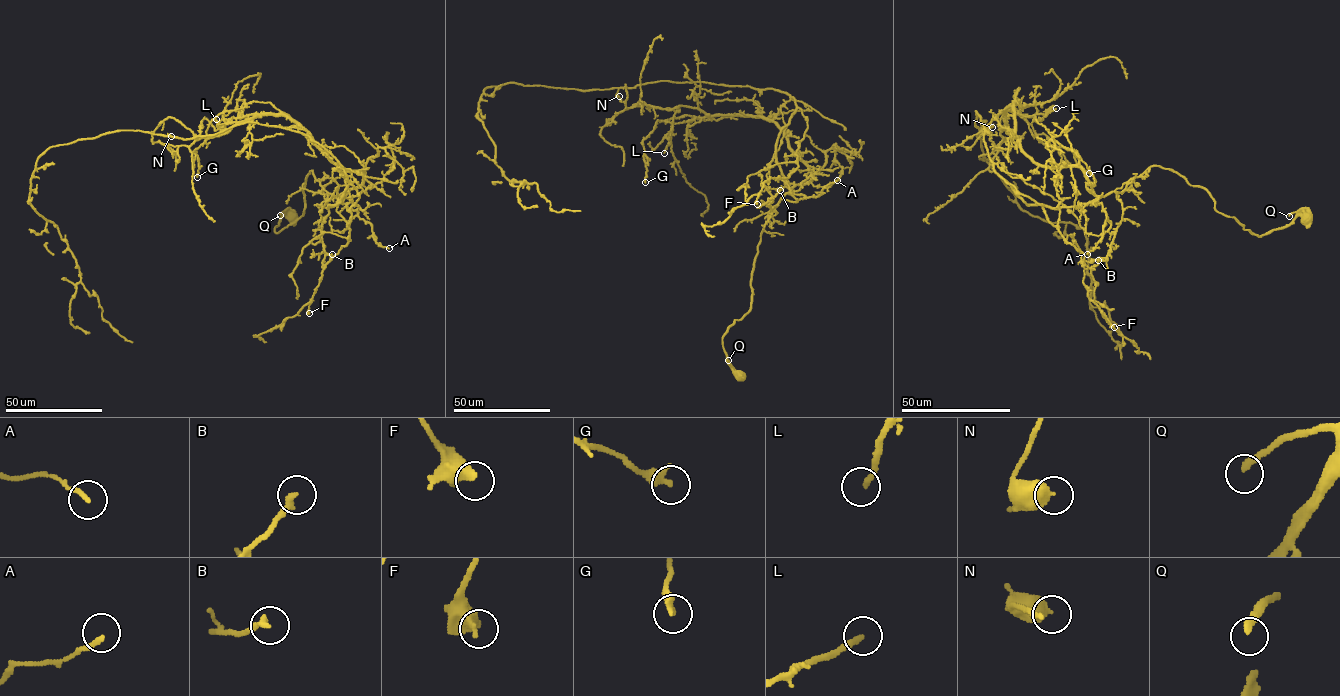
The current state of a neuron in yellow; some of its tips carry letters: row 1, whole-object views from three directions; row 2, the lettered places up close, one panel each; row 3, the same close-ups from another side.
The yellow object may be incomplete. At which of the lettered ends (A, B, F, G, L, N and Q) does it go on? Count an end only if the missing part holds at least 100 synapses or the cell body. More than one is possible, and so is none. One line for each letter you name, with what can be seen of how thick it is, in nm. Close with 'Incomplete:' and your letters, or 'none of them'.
Incomplete: none of them

